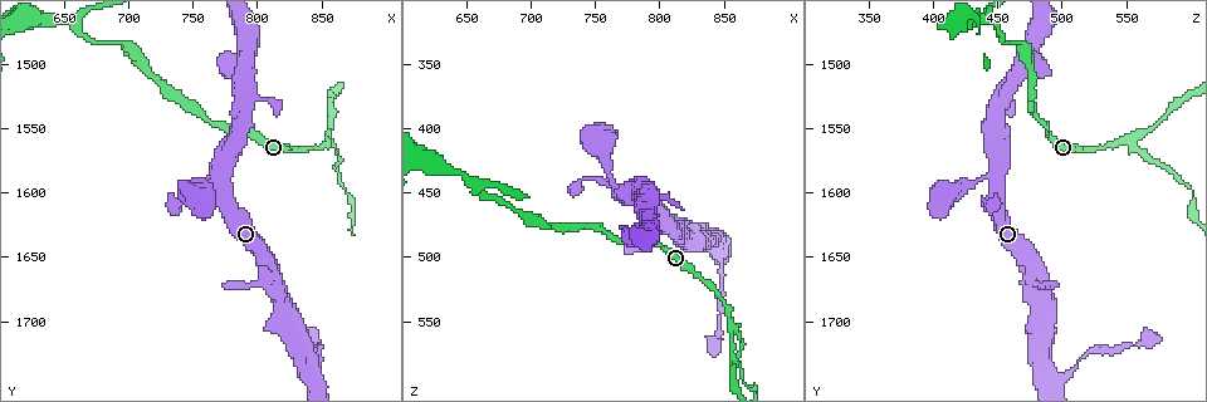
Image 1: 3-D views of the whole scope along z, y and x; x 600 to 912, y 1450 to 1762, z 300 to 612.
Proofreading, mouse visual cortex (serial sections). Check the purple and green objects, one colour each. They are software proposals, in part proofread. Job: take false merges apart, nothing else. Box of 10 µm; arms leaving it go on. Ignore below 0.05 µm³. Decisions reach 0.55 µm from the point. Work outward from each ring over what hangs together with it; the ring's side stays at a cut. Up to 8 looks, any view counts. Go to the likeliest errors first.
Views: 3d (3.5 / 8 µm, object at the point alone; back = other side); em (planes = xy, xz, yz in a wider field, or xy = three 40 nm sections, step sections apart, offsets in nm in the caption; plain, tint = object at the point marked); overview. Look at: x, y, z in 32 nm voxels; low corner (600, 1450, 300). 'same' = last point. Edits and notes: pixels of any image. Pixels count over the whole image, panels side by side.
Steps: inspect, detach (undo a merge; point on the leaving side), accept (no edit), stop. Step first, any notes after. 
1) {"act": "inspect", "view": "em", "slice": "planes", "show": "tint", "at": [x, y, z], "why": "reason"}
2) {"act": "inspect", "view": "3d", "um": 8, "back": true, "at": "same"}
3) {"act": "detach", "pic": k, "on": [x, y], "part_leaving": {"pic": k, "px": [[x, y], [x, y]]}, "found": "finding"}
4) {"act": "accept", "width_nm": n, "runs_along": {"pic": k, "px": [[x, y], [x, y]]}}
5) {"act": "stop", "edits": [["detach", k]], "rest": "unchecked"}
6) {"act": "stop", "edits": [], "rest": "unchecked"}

{"act": "inspect", "view": "3d", "um": 8, "at": [856, 1562, 552], "why": "branch point"}

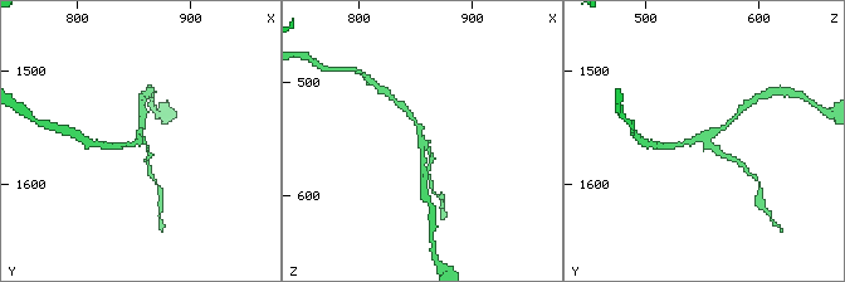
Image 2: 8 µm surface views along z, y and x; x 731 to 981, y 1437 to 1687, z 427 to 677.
{"act": "inspect", "view": "em", "slice": "xy", "step": 5, "show": "tint", "at": "same", "arms": 3, "arm_widths_nm": [150, 150, 150], "why": "now the EM"}

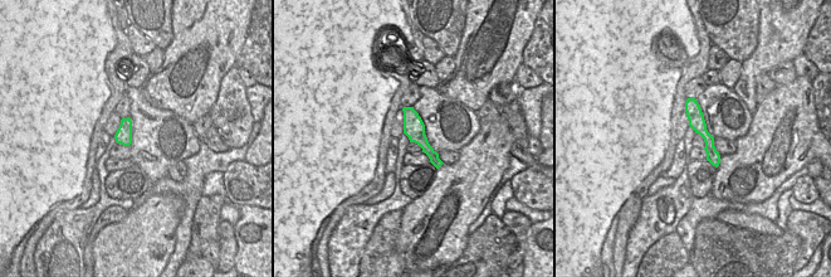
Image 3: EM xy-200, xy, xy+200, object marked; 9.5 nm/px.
{"act": "accept", "runs_along": {"pic": 2, "px": [[674, 145], [714, 134], [733, 118]]}, "found": "continuous, no second cell"}

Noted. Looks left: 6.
{"act": "inspect", "view": "3d", "um": 8, "at": [772, 1588, 448], "why": "sharp bend"}

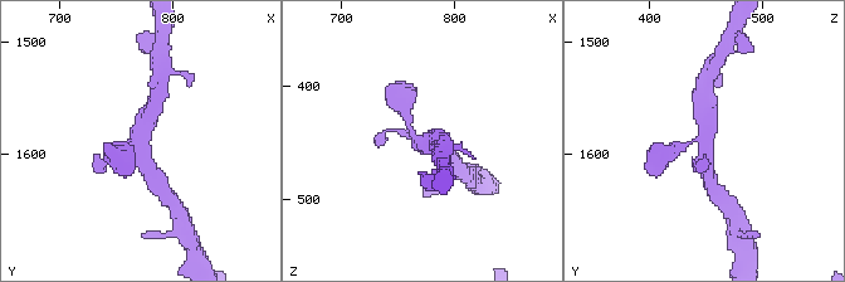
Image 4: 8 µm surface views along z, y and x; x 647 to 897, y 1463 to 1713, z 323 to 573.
{"act": "inspect", "view": "em", "slice": "planes", "show": "tint", "at": "same"}

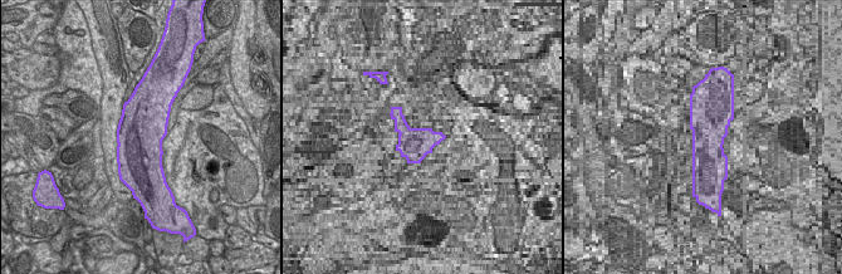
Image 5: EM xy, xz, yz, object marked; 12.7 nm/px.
{"act": "accept", "arm_widths_nm": [150, 200, 400, 500], "runs_along": {"pic": 4, "px": [[708, 174], [704, 107]]}, "found": "all the same cell"}

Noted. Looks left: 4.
{"act": "inspect", "view": "3d", "um": 8, "at": [796, 1528, 450], "why": "thick turns thin"}

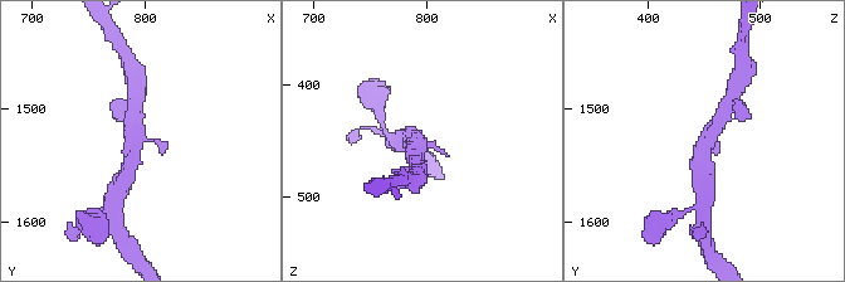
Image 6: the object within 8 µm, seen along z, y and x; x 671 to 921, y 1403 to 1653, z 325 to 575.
{"act": "inspect", "view": "3d", "um": 3.5, "at": "same", "why": "closer look"}

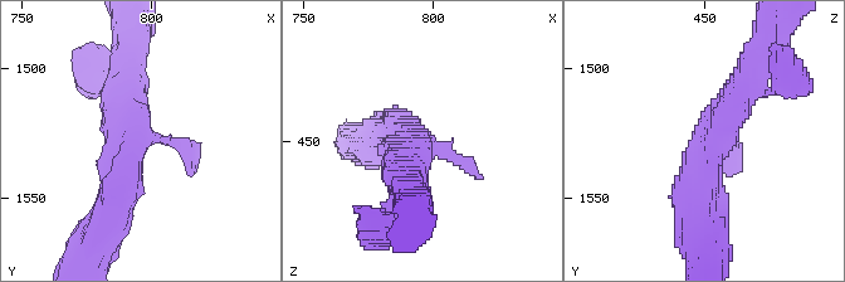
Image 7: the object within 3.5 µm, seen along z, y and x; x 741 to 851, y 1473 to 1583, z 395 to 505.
{"act": "inspect", "view": "em", "slice": "planes", "show": "tint", "at": [795, 1527, 450]}

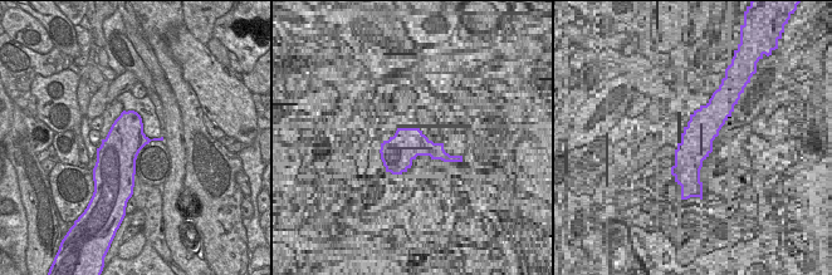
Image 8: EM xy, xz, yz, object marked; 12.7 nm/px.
{"act": "accept", "runs_along": {"pic": 7, "px": [[399, 136], [479, 178]]}, "found": "all the same cell"}

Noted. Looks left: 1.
{"act": "stop", "edits": [], "rest": "unchecked"}

